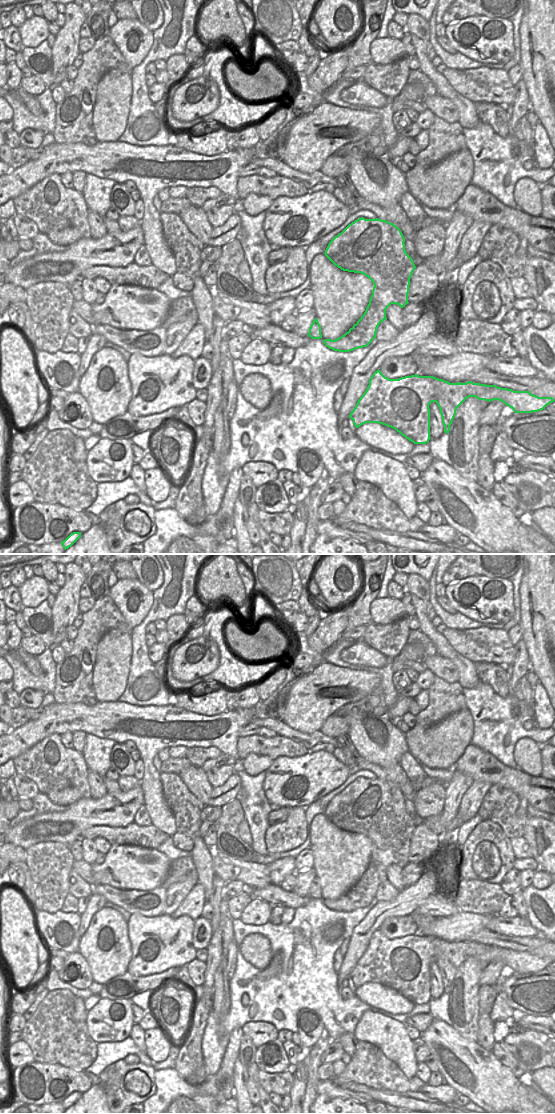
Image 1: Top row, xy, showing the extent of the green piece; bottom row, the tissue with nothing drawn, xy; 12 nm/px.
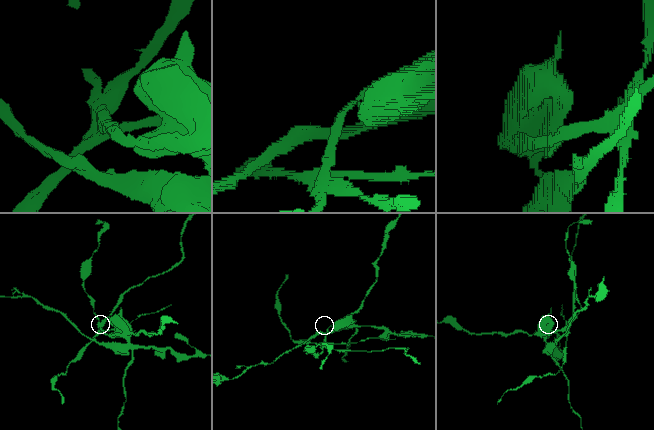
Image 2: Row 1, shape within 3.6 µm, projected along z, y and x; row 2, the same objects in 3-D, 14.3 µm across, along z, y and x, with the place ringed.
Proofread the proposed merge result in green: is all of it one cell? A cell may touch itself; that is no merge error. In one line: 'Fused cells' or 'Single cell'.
Fused cells.

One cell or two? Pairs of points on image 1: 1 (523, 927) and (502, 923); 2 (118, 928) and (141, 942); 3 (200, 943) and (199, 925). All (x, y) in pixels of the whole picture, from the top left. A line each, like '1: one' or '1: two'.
1: one
2: two
3: one

